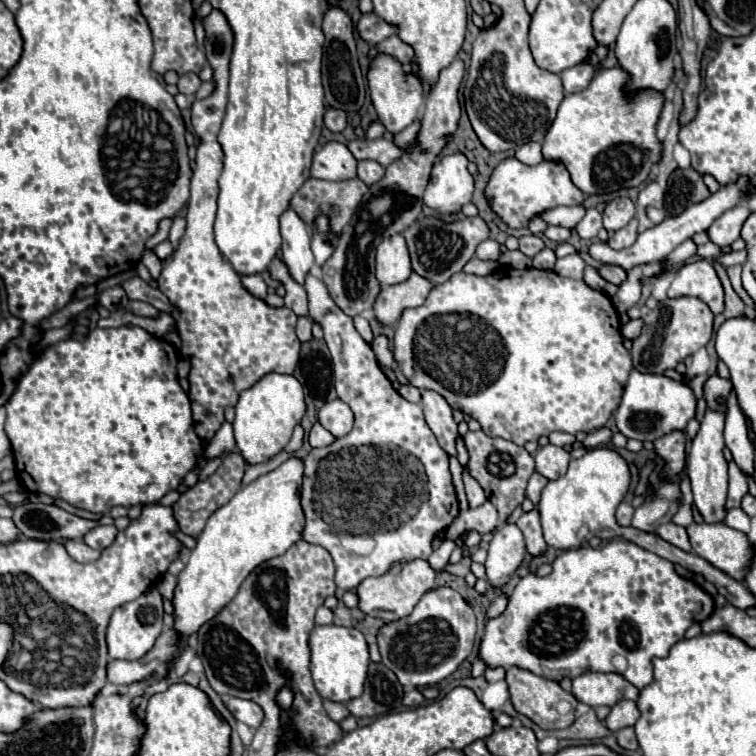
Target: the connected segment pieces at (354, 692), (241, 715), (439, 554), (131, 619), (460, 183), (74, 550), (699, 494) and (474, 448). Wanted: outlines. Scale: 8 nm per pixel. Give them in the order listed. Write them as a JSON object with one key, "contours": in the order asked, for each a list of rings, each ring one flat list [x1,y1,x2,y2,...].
{"contours":[[[316,625,310,633,310,651,312,651,310,671,314,687,322,695,322,699,346,703,362,695,362,685,366,681,370,657,368,643,358,629,338,625]],[[230,697,226,701,226,709,234,715,236,721,246,723,252,729,256,729,262,723,262,709,258,705,254,705,254,701,244,701,244,699]],[[450,539,443,540,442,545,436,551,432,551,432,555,428,557,428,563,432,565,432,569,442,571,448,565,448,559,450,559,452,551,454,551,454,541]],[[152,587,146,593,142,593,138,599,118,607,108,623,106,631,106,643,108,643,108,655,112,659,140,659,148,649,152,649,156,637,162,631,162,595]],[[460,153,446,155,434,163,430,183,424,193,424,205,444,213,458,213,472,201,474,177,468,173,468,159]],[[66,541,66,551,78,563,94,563,100,557,100,551,98,549,90,549,84,541]],[[706,409,704,419,700,423,698,435,692,439,692,447,688,453,688,477,692,483,694,493,694,505,704,517,706,523,722,523,724,521,724,503,726,503,726,491,728,491,728,463,724,459,724,417,726,413,722,409]],[[468,431,464,435,466,449,470,455,470,473,484,489,488,501,498,509,500,521,506,521,510,513,524,501,524,491,530,475,534,473,534,459,532,455,508,439,494,439,488,437,484,431]]]}

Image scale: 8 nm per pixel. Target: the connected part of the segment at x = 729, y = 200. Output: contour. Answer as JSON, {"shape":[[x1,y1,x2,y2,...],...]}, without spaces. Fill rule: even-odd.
{"shape":[[736,181,734,185,720,187,718,193,716,193,716,195,710,195,706,201,696,203,696,205,690,205,690,207,688,207,684,213,680,213,678,217,670,217,670,221,662,221,660,225,656,225,656,227,640,233,638,239,636,239,636,243,634,243,632,247,616,251,616,249,608,247,608,243,594,241,594,243,590,245,590,249,588,249,588,253,590,253,592,259,596,259,596,261,600,261,600,263,616,265,616,267,622,267,624,271,630,271,630,269,636,267,636,265,648,265,648,263,654,263,654,261,662,261,662,259,668,257,670,251,676,249,682,241,686,241,688,237,692,237,692,235,708,229,708,227,712,225,712,221,714,221,716,217,720,217,724,211,732,209,734,205,744,203,744,201,746,201,746,197,744,197,744,191,746,191,746,189,750,189,750,185,746,185,746,181]]}

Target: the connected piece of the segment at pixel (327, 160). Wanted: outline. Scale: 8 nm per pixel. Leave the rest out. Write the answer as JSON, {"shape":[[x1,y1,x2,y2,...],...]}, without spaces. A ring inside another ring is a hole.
{"shape":[[330,141,314,153,312,177,326,181,344,181,356,177,356,159,344,143]]}

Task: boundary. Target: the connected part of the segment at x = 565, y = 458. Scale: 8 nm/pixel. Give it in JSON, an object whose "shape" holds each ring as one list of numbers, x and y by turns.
{"shape":[[546,445,540,447,536,453,536,471,546,479,558,479,566,473,570,463,570,453,564,447]]}

